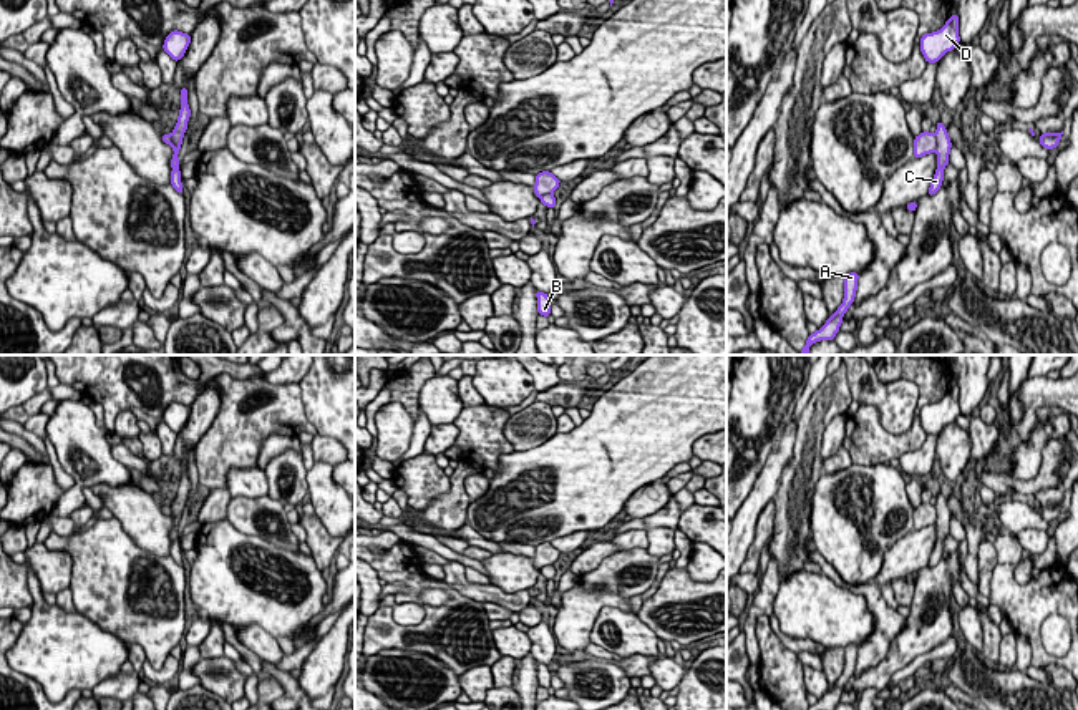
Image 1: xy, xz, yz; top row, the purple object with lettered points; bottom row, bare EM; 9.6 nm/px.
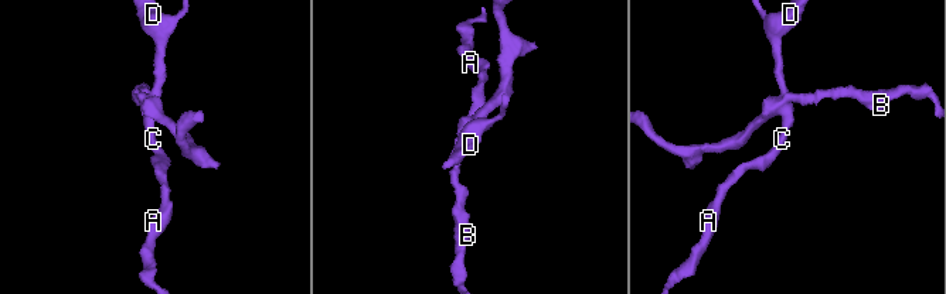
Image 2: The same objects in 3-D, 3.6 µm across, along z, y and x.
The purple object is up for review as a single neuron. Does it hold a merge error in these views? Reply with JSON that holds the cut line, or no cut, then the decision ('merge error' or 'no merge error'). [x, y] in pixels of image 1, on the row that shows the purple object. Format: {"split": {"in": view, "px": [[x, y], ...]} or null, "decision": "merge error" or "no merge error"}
{"split": {"in": "yz", "px": [[934, 135], [936, 151]]}, "decision": "merge error"}

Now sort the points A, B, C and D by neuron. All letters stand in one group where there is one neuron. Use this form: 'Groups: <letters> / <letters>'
Groups: A C D / B

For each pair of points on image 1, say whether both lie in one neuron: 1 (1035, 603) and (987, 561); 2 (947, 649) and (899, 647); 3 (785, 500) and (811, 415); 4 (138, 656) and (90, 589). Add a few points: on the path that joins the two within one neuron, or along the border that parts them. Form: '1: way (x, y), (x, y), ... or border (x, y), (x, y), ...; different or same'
1: border (997, 563), (987, 598); different
2: border (951, 636), (929, 651), (917, 654), (899, 671); different
3: way (798, 478), (806, 466), (808, 437); same
4: border (126, 641), (135, 642), (146, 657); different

